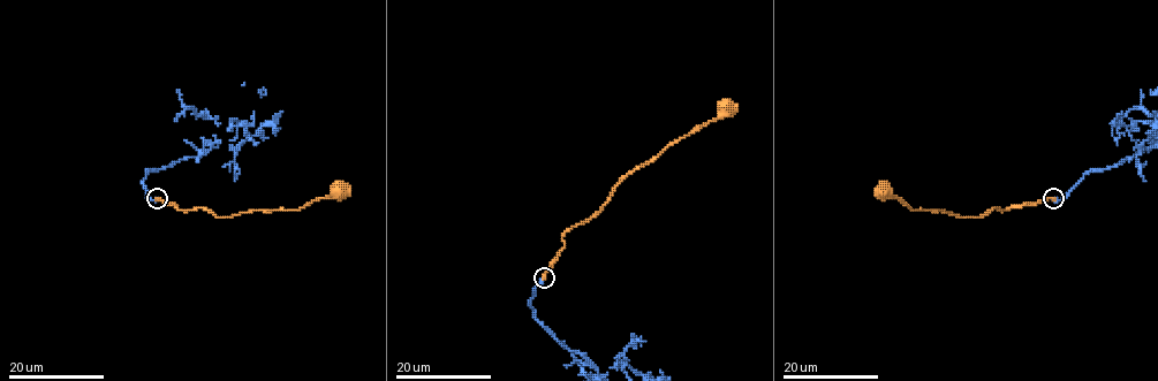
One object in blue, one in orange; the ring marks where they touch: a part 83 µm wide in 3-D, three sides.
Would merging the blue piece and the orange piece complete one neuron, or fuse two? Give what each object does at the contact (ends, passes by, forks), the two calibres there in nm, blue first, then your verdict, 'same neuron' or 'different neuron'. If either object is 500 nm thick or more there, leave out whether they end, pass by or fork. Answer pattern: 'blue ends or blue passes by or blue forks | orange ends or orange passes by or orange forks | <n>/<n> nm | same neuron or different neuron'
blue ends | orange ends | 440/240 nm | different neuron

